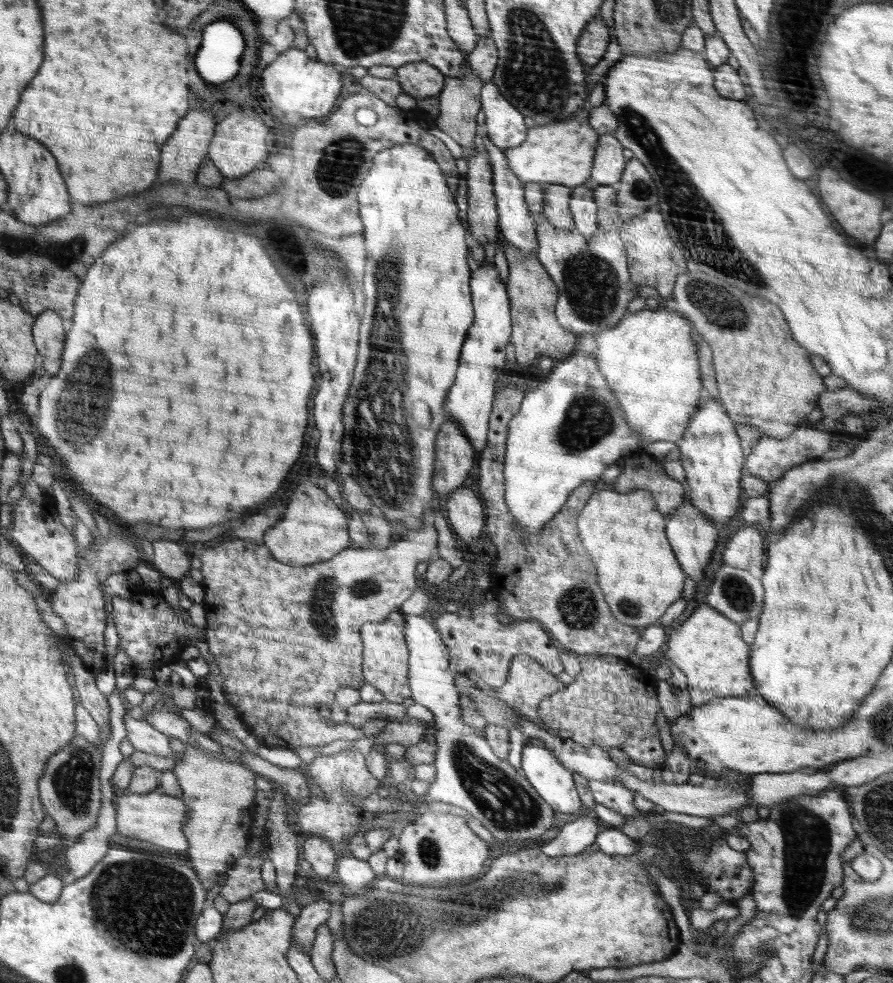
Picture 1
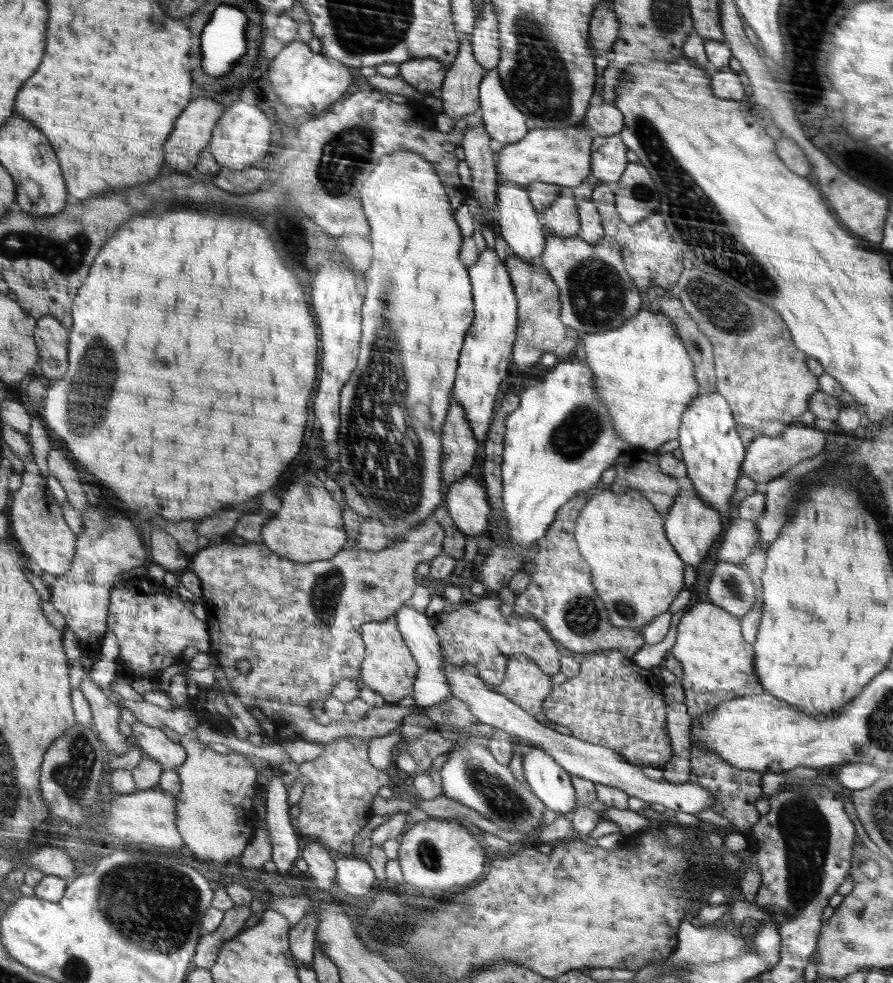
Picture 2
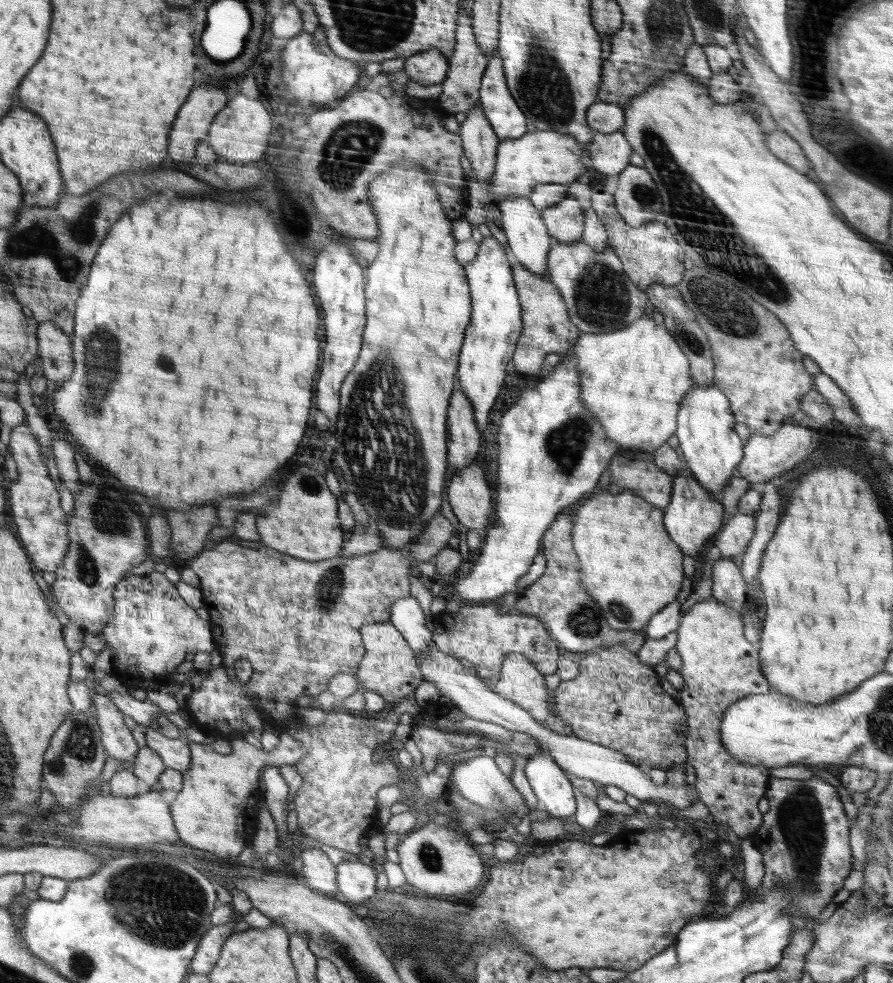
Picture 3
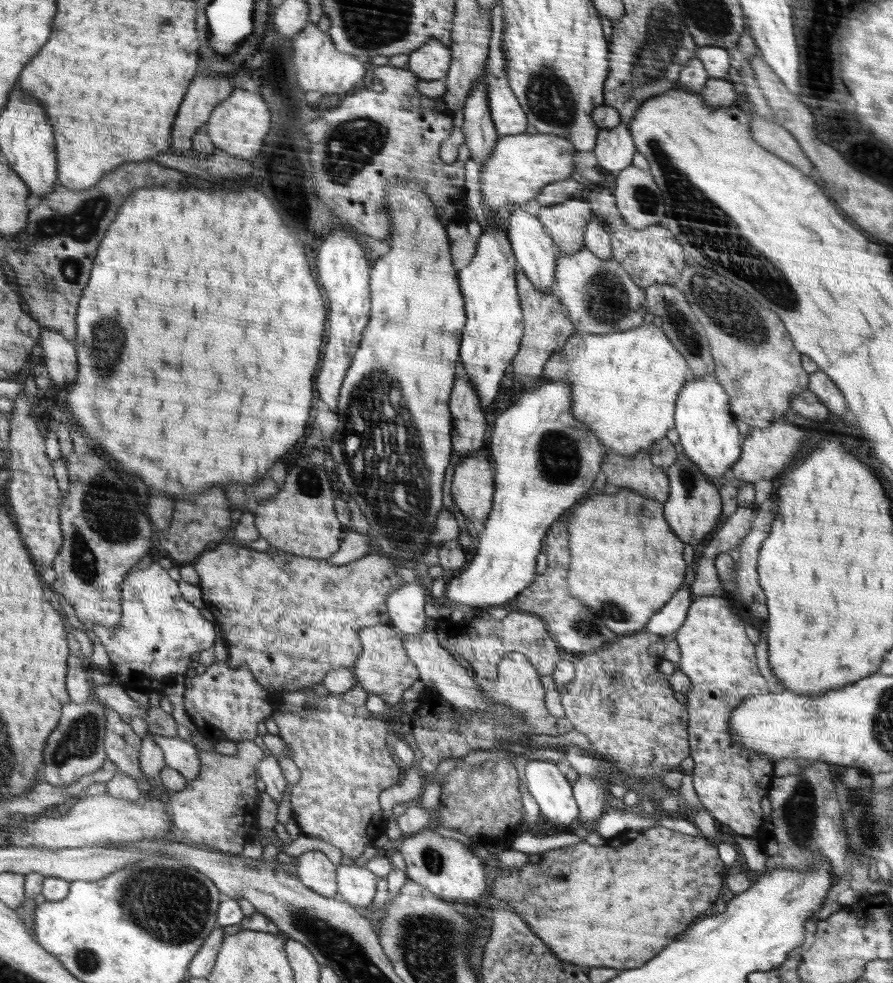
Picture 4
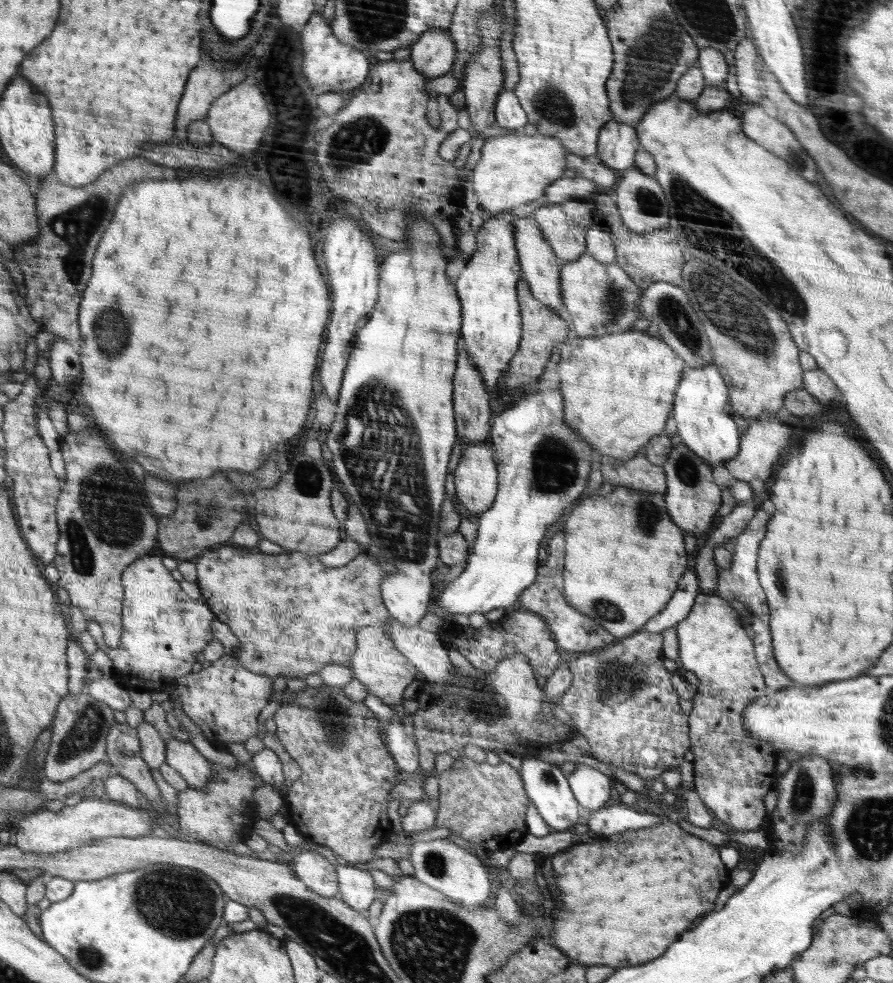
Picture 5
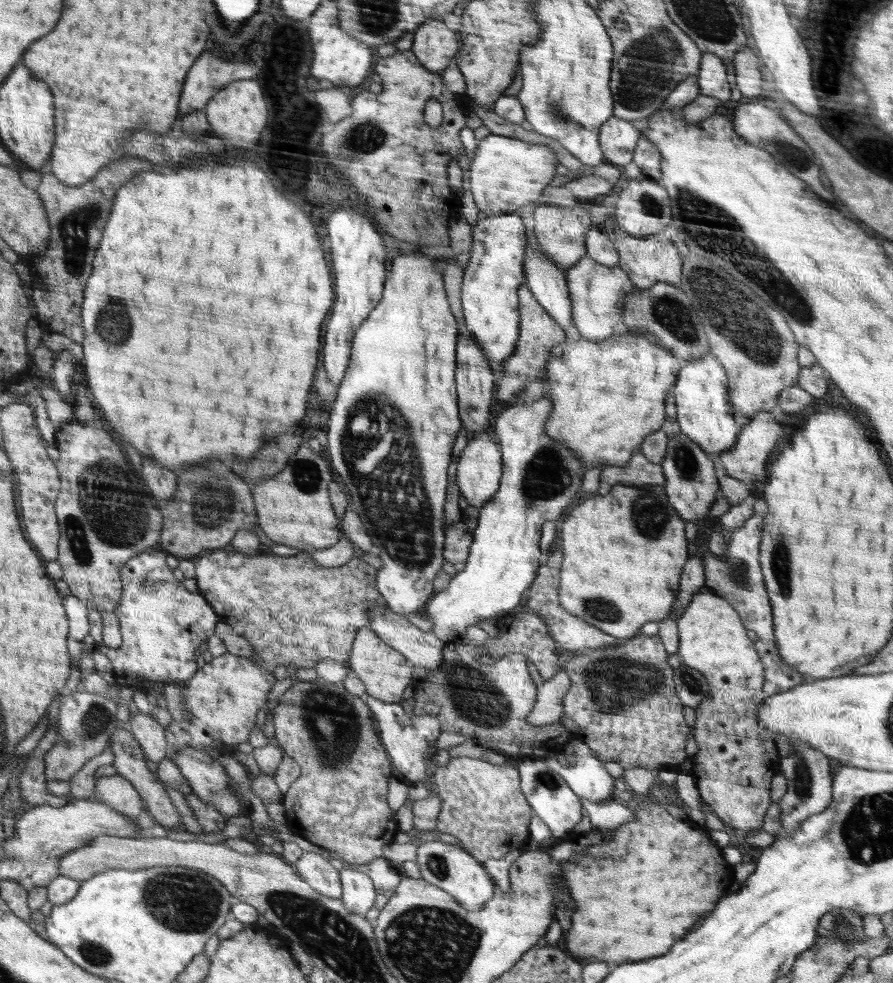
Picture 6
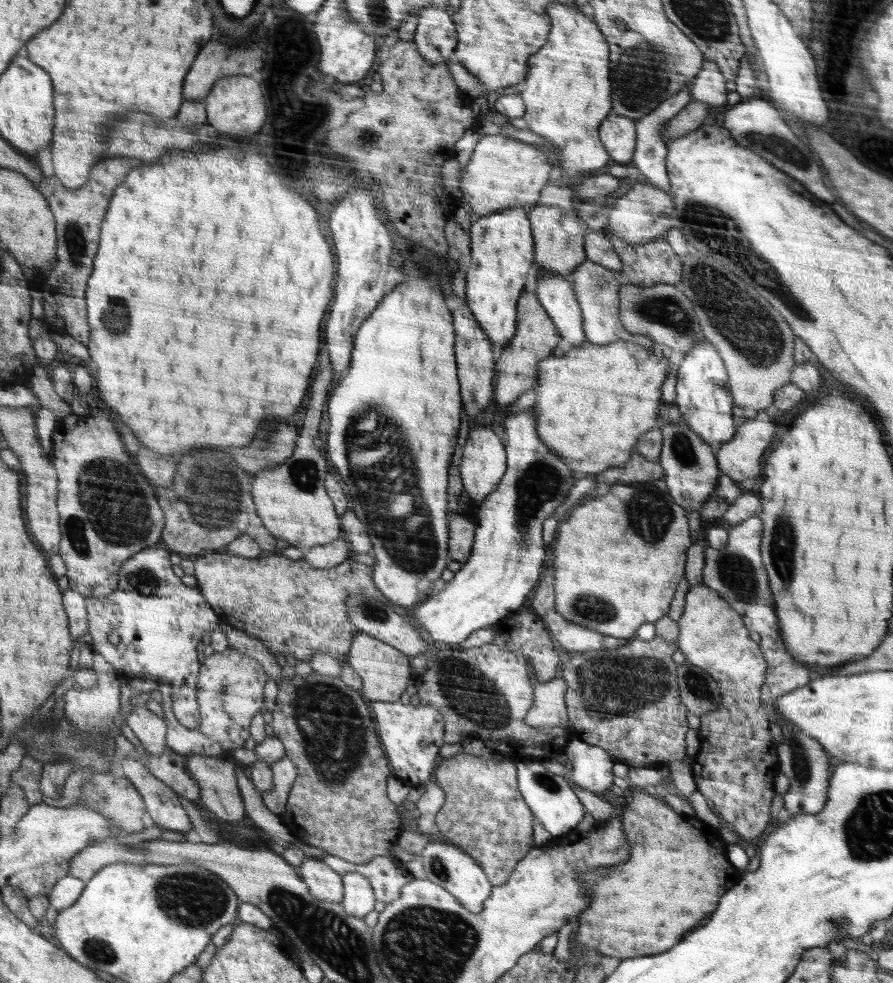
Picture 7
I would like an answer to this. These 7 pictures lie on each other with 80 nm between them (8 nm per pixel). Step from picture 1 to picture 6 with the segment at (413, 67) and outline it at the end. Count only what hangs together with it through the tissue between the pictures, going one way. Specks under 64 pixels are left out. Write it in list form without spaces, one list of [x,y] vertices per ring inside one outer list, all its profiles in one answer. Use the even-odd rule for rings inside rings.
[[[432,17],[430,22],[425,22],[421,28],[414,32],[413,45],[411,51],[416,55],[418,62],[430,72],[442,72],[448,65],[454,61],[459,52],[460,40],[457,32],[448,29],[444,18]]]

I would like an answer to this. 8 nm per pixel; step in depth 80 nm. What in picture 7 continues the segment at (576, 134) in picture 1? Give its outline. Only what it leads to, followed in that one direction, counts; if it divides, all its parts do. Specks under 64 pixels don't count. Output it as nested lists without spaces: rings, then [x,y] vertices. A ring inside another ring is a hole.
[[[504,134],[480,136],[477,145],[472,152],[465,169],[458,165],[456,169],[460,173],[460,188],[464,194],[463,198],[470,200],[472,214],[475,219],[486,216],[490,213],[496,213],[500,210],[512,208],[512,206],[524,206],[535,204],[539,200],[539,194],[549,184],[550,170],[553,166],[549,154],[534,144],[529,145],[516,139],[504,137]]]

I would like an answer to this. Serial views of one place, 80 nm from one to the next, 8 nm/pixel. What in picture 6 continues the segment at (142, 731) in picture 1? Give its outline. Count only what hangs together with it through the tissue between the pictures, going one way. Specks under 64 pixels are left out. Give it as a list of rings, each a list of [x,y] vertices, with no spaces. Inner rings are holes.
[[[194,748],[170,749],[168,758],[183,772],[194,795],[214,805],[224,816],[238,816],[240,805],[228,787],[227,770],[210,755]]]

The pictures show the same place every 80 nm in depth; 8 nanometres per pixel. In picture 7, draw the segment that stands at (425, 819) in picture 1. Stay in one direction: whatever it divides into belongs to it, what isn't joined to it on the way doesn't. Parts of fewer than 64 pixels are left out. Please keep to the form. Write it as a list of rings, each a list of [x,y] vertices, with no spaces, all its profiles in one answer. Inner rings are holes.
[[[440,840],[434,844],[428,843],[426,848],[418,854],[418,857],[423,864],[426,879],[438,883],[447,891],[451,891],[459,899],[459,902],[474,914],[478,914],[483,909],[488,897],[490,897],[490,890],[493,888],[492,882],[486,878],[486,872],[478,861],[472,859],[460,848],[451,845],[450,842]]]

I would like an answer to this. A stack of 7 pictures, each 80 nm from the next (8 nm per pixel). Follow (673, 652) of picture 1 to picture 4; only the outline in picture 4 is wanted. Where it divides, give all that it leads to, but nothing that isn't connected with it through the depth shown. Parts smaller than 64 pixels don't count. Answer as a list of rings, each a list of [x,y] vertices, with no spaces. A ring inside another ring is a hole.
[[[719,593],[699,596],[691,602],[682,626],[676,632],[676,642],[681,652],[678,668],[688,676],[690,690],[684,694],[688,705],[689,755],[694,760],[694,790],[705,809],[720,822],[727,824],[737,835],[755,836],[767,817],[761,809],[761,800],[767,796],[773,780],[774,761],[758,755],[732,741],[730,718],[732,712],[748,697],[768,693],[767,680],[760,674],[755,655],[755,644],[748,639],[744,619],[732,608],[729,600]]]

